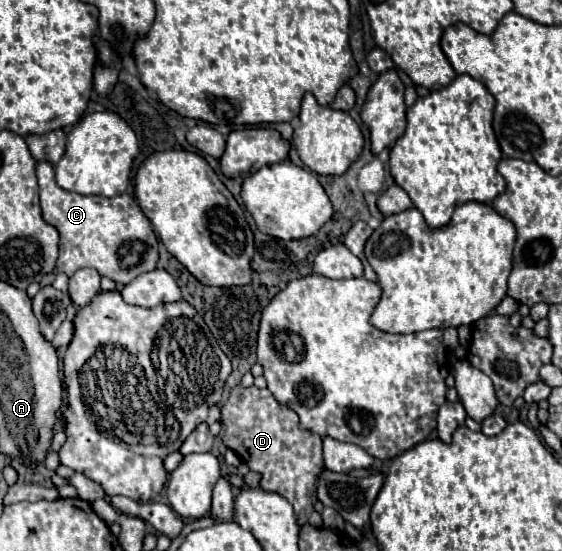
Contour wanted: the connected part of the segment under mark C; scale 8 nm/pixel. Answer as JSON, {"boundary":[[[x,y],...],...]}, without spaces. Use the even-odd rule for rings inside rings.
{"boundary":[[[38,161],[38,185],[42,217],[54,225],[60,233],[60,255],[56,271],[72,277],[78,269],[92,267],[102,277],[110,277],[116,283],[130,283],[140,273],[156,269],[158,241],[148,217],[142,213],[134,197],[120,193],[116,197],[80,195],[62,189],[54,179],[54,167],[48,161]]]}

